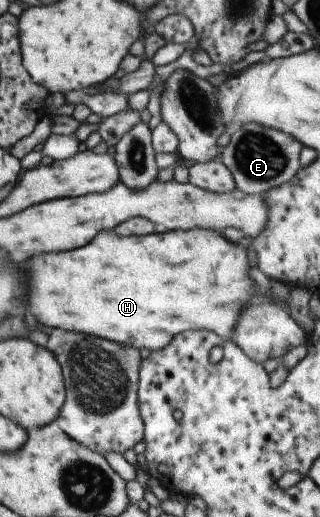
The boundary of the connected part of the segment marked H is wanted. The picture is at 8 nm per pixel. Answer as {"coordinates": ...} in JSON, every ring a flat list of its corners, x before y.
{"coordinates":[[191,229,188,231,157,231,148,235,138,237,120,237,116,234,109,234,106,231,99,231,89,244,85,244,83,248,75,248,69,252,59,252,59,254,41,254,37,258,31,258,27,262,27,282,29,282,29,294,27,294,27,308,25,308,25,316,27,320,39,322,43,326,51,326,51,328,63,328,63,330,71,330,71,332,81,332,81,334,89,334,89,336,97,336,97,338,105,338,105,340,113,340,117,344,123,346,139,348,147,348,154,351,170,343,170,340,183,330,203,330,214,332,223,340,229,341,235,328,235,320,239,316,239,310,243,304,247,304,249,298,257,296,255,284,247,278,247,250,243,246,231,244,220,231,211,229]]}

